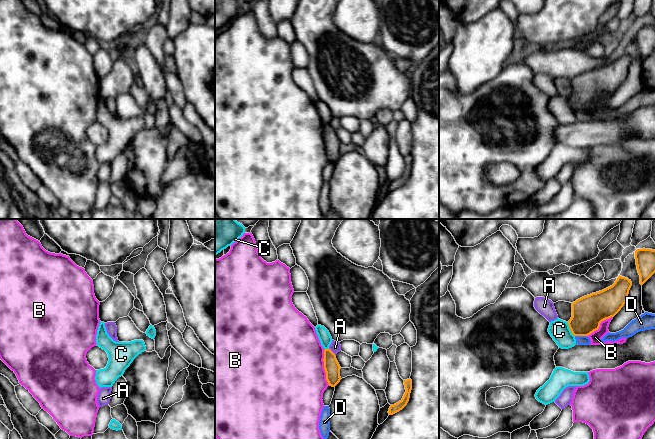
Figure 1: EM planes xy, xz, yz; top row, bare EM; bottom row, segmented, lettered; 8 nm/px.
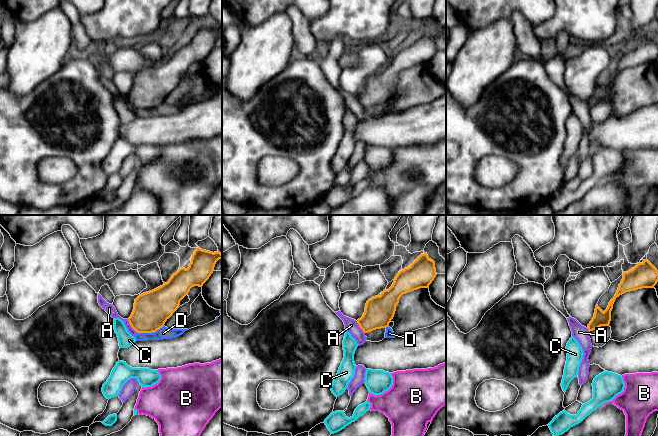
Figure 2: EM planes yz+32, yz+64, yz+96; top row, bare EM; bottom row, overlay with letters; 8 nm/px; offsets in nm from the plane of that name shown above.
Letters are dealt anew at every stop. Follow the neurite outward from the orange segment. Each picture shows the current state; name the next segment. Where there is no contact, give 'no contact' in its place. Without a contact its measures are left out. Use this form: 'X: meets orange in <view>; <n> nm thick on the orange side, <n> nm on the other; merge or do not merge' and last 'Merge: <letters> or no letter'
A: meets orange in xz; 130 nm thick on the orange side, 90 nm on the other; do not merge
B: meets orange in xz; 130 nm thick on the orange side, 500 nm on the other; do not merge
C: meets orange in yz; 260 nm thick on the orange side, 160 nm on the other; do not merge
D: meets orange in yz; 260 nm thick on the orange side, 80 nm on the other; do not merge
Merge: no letter

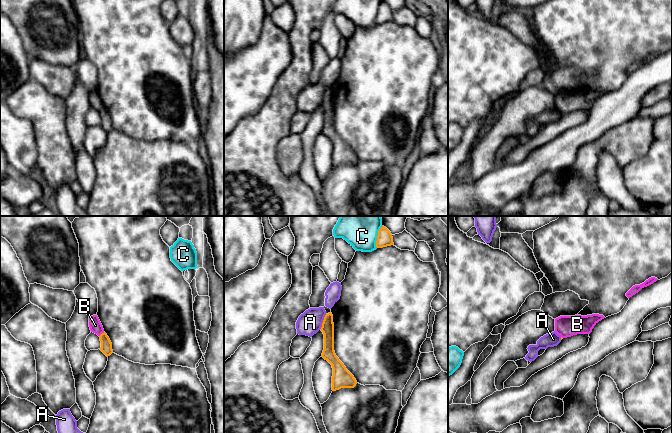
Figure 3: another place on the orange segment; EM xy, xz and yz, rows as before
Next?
A: meets orange in xz; 100 nm thick on the orange side, 190 nm on the other; do not merge
B: meets orange in xy; 100 nm thick on the orange side, 100 nm on the other; do not merge
C: meets orange in xz; 120 nm thick on the orange side, 220 nm on the other; do not merge
Merge: no letter

